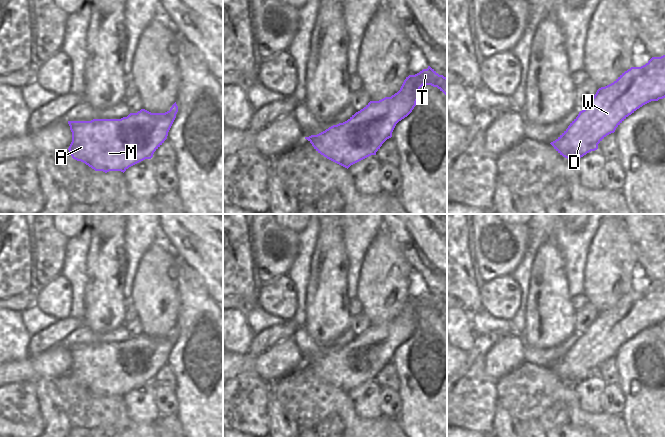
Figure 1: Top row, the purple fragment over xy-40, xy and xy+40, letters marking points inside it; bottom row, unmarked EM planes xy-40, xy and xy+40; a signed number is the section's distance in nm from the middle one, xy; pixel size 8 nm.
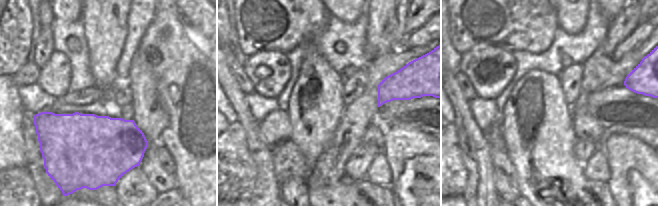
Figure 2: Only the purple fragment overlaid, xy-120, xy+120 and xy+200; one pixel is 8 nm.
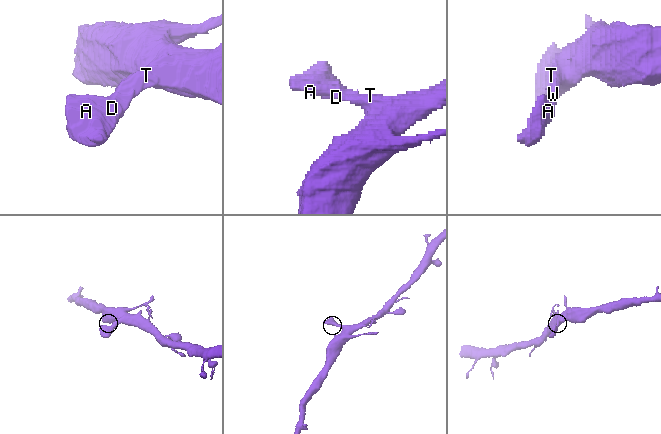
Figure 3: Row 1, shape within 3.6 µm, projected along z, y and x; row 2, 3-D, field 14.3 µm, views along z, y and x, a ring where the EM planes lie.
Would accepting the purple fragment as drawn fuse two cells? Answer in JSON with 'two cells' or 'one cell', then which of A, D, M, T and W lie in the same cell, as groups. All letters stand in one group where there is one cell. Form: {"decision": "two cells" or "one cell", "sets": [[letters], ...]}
{"decision": "one cell", "sets": [["A", "D", "M", "T", "W"]]}

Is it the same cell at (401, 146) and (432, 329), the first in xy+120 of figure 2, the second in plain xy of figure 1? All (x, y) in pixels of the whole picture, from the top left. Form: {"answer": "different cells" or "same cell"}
{"answer": "same cell"}

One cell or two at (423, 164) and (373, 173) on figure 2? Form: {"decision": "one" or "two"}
{"decision": "two"}

